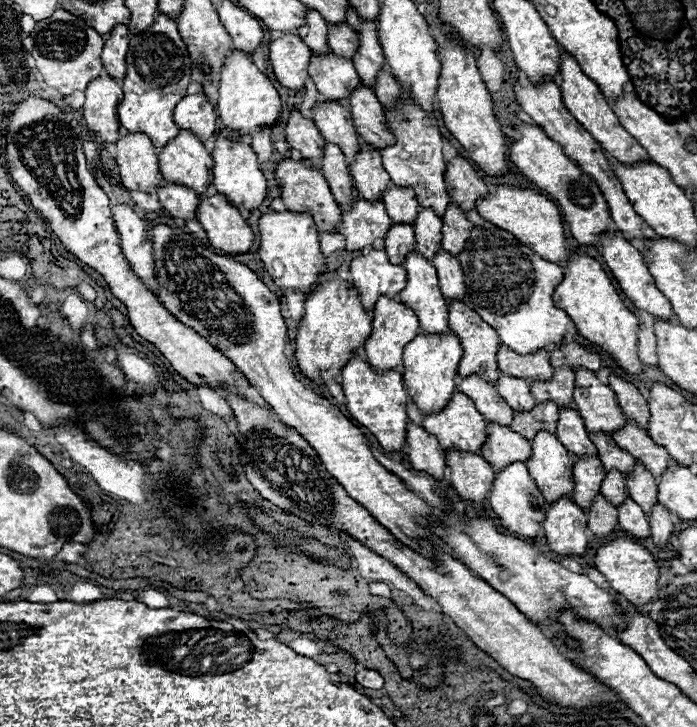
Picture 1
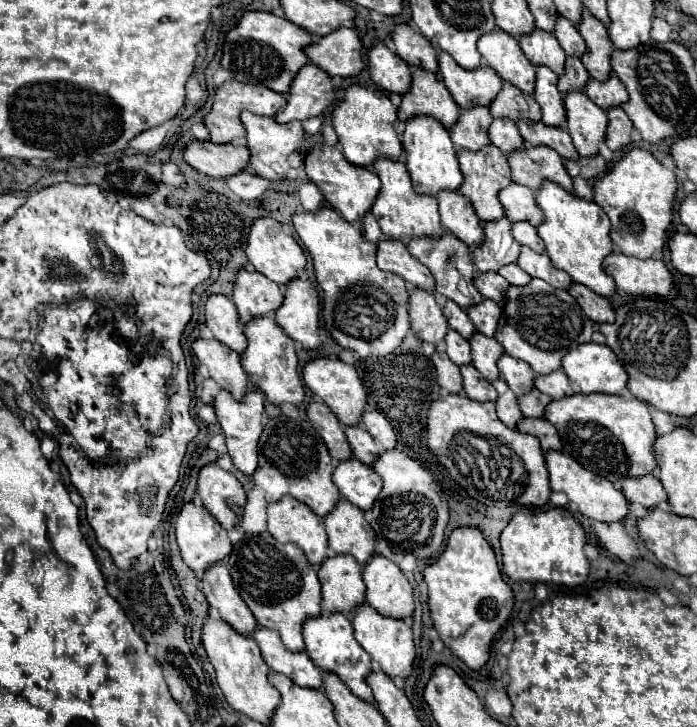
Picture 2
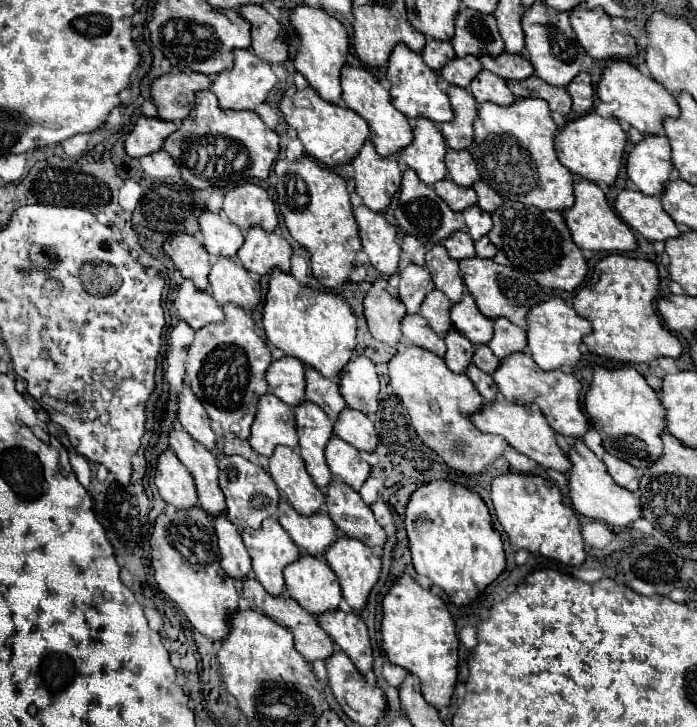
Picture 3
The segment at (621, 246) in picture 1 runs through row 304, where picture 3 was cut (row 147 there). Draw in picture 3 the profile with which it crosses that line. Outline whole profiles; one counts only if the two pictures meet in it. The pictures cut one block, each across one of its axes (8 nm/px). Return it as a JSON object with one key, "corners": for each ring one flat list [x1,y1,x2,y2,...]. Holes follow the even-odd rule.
{"corners":[[646,136,628,156,628,176,646,196,662,194,672,170,672,148,666,136]]}

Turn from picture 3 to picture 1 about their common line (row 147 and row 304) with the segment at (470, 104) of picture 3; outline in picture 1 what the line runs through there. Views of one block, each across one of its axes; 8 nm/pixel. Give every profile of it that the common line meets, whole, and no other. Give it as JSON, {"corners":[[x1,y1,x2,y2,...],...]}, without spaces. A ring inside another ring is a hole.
{"corners":[[452,300,452,302,450,302,450,306,448,306,448,324,450,324,450,330,460,336,462,348,464,348,464,354,462,354,462,360,460,360,460,366,458,366,458,374,460,374,460,376,466,376,466,374,470,374,470,372,478,372,478,376,482,376,484,380,488,380,490,384,494,384,494,380,498,378,496,350,498,350,498,346,500,346,500,338,498,338,498,334,494,332,494,328,490,328,490,326,470,308,468,302,460,302,460,300]]}

